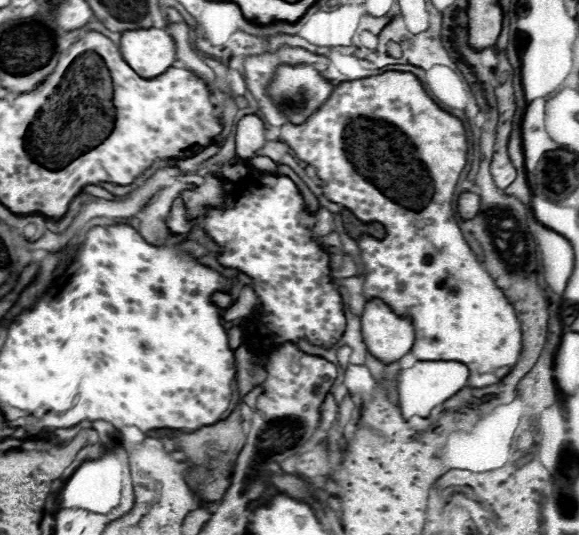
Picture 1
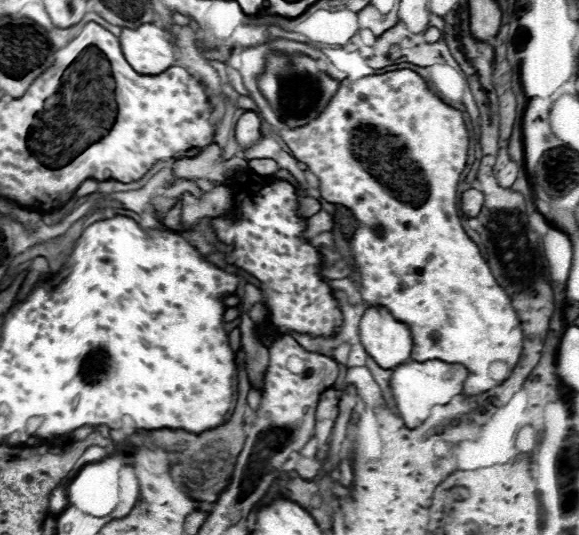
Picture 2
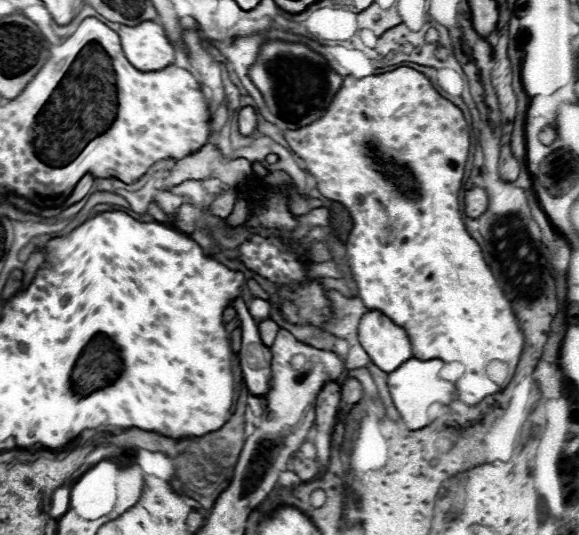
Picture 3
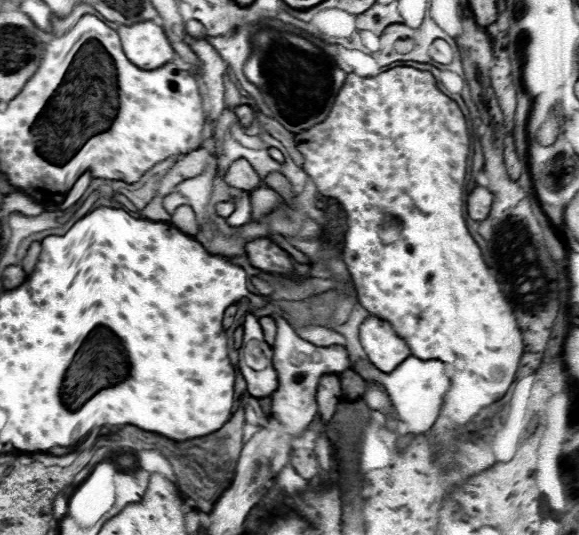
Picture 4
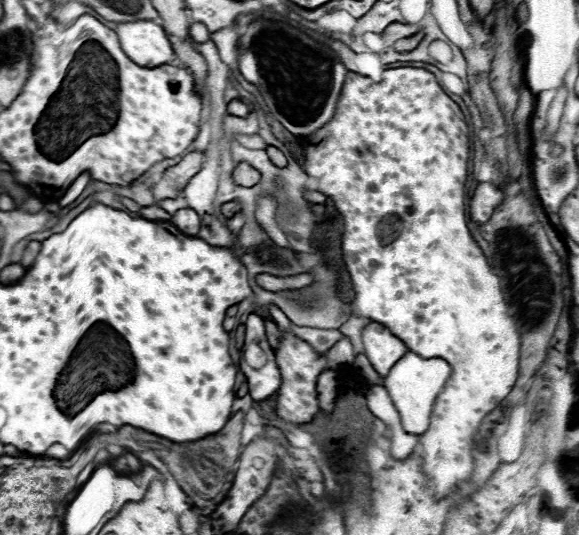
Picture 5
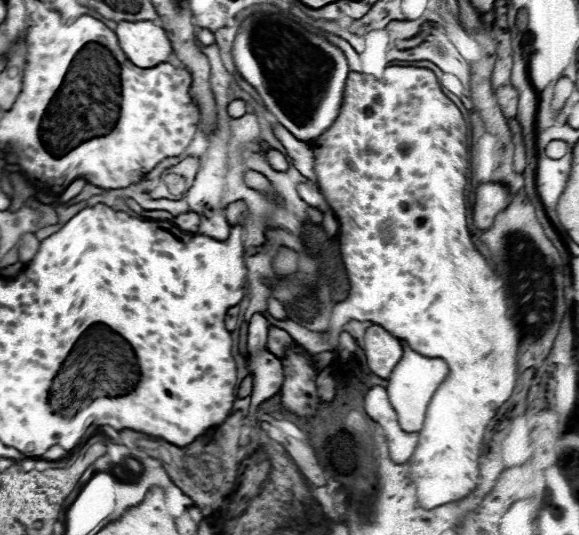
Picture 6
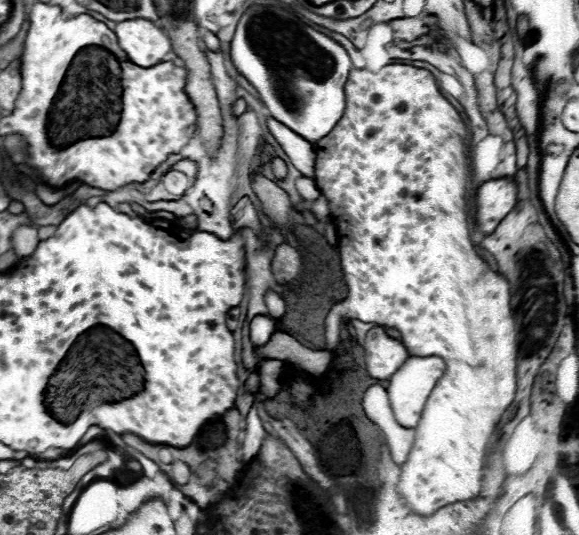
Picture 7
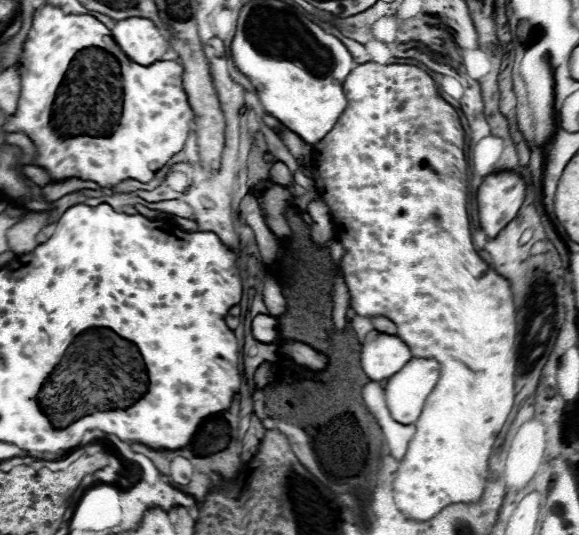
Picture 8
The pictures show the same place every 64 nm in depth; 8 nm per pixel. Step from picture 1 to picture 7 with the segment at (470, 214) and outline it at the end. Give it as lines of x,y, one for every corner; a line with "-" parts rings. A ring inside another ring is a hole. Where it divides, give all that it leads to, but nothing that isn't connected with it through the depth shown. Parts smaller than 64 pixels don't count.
510,178
484,182
476,192
476,226
490,234
516,204
516,184

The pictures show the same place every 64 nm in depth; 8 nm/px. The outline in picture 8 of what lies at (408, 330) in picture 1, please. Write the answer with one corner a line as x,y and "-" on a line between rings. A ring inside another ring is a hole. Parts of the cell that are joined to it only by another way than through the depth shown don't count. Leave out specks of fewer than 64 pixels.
372,330
368,332
364,344
362,344
362,368
364,372
368,374
370,380
374,382
380,382
380,380
388,380
390,376
394,376
408,360
412,358
408,346
398,338
398,336
388,336
388,334
382,334
378,330

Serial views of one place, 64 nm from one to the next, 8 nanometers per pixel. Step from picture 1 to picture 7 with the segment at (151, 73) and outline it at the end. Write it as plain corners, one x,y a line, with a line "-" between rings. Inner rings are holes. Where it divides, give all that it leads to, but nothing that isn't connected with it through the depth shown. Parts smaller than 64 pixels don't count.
124,20
114,28
114,32
120,48
128,54
128,60
142,68
160,64
164,56
172,52
170,38
150,20

